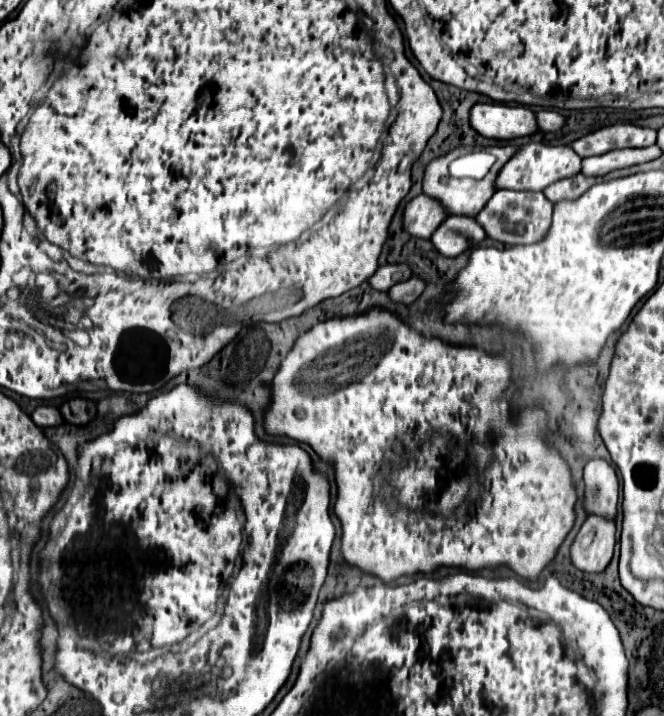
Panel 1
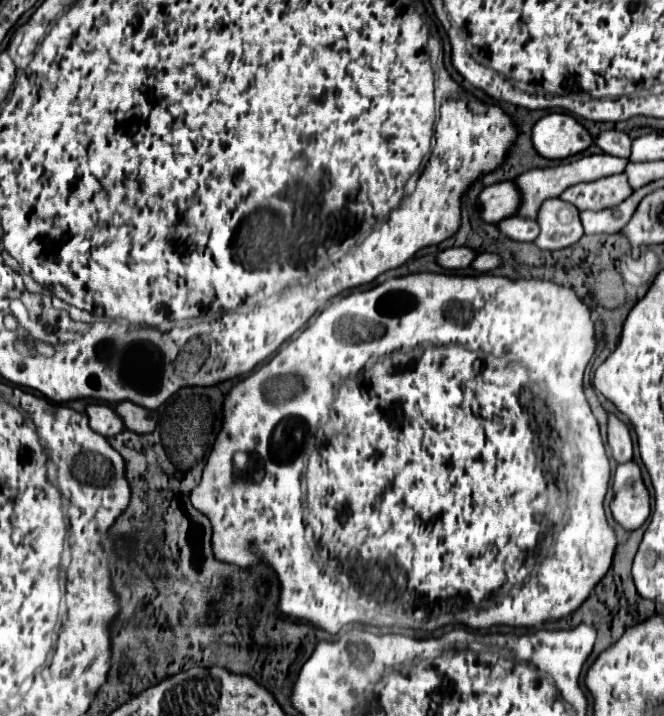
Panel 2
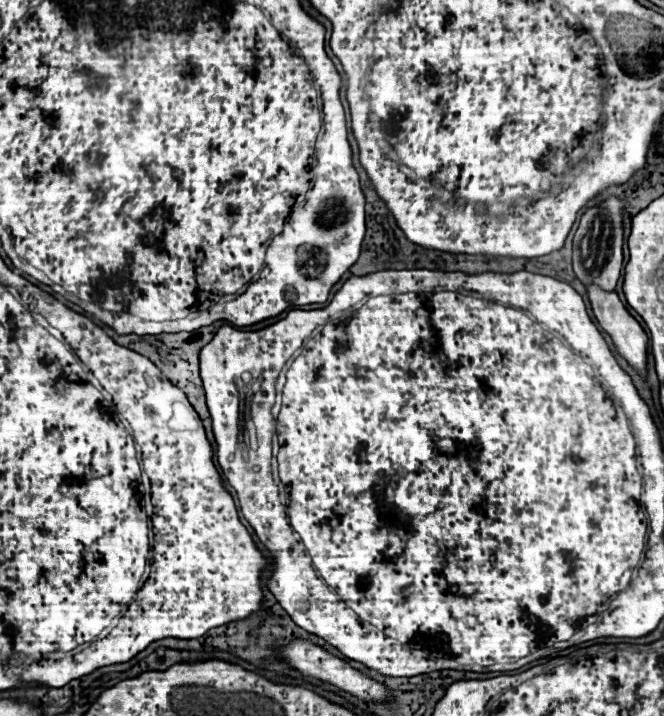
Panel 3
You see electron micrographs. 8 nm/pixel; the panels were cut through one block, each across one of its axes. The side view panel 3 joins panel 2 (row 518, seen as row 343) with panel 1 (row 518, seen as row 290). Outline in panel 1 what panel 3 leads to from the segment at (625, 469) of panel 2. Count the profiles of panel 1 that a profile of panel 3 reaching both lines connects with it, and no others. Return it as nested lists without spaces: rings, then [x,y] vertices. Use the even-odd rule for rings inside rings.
[[[590,514],[570,548],[574,566],[582,572],[602,572],[612,560],[616,544],[614,536],[614,520],[604,520],[604,516]]]

